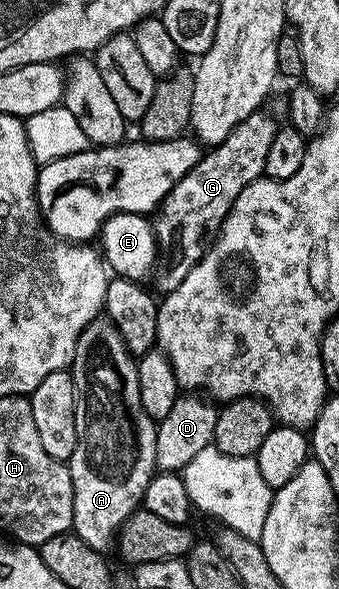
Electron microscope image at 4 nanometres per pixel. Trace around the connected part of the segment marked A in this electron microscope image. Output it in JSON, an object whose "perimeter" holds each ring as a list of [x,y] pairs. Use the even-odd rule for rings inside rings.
{"perimeter":[[[100,317],[94,319],[81,333],[69,368],[73,377],[73,397],[77,405],[77,449],[73,449],[73,457],[69,460],[71,480],[73,481],[73,521],[71,526],[74,534],[79,535],[81,541],[85,541],[85,545],[89,545],[101,552],[106,552],[108,550],[107,546],[110,543],[112,546],[116,542],[119,531],[123,527],[123,522],[134,511],[140,510],[147,493],[147,487],[151,483],[151,476],[156,474],[157,471],[155,466],[155,454],[157,453],[157,433],[155,428],[157,423],[156,420],[149,417],[149,413],[145,413],[145,405],[141,405],[141,389],[137,389],[137,369],[135,365],[136,360],[133,358],[131,350],[125,345],[121,333],[112,325],[110,319]]]}

